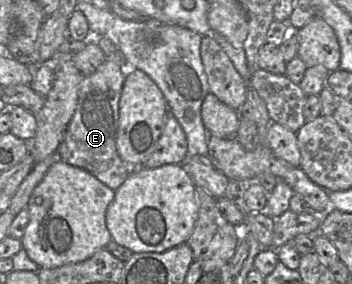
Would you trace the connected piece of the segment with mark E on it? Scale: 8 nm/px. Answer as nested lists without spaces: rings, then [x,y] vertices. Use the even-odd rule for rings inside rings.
[[[117,52],[108,56],[93,74],[84,76],[79,85],[74,115],[57,150],[61,161],[87,170],[114,191],[132,170],[120,157],[116,146],[119,100],[127,68],[123,56]]]

